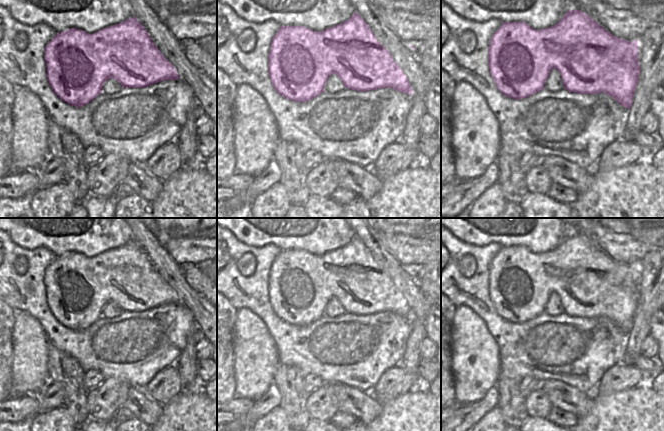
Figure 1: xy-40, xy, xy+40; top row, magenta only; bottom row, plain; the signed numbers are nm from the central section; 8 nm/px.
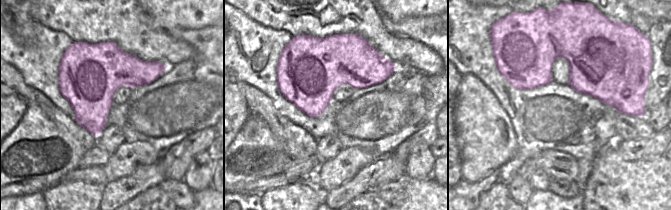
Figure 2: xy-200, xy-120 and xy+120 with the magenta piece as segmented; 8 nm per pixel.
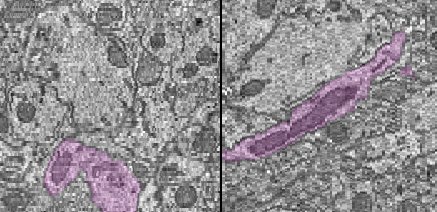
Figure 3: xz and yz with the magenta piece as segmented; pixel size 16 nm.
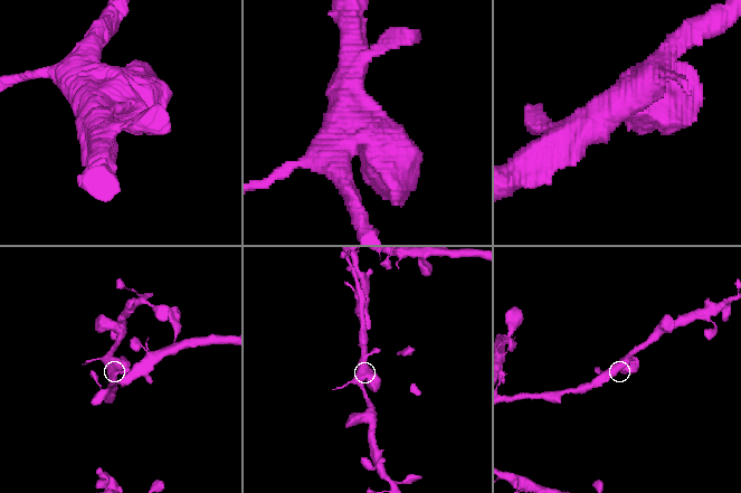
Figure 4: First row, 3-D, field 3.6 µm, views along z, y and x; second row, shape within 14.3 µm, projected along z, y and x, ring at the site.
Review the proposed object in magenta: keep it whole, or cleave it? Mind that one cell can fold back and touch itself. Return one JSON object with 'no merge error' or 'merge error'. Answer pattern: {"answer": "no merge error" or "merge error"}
{"answer": "no merge error"}

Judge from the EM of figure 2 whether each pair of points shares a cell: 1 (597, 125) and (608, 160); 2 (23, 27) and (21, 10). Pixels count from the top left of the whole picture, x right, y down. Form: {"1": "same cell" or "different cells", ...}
{"1": "different cells", "2": "same cell"}

